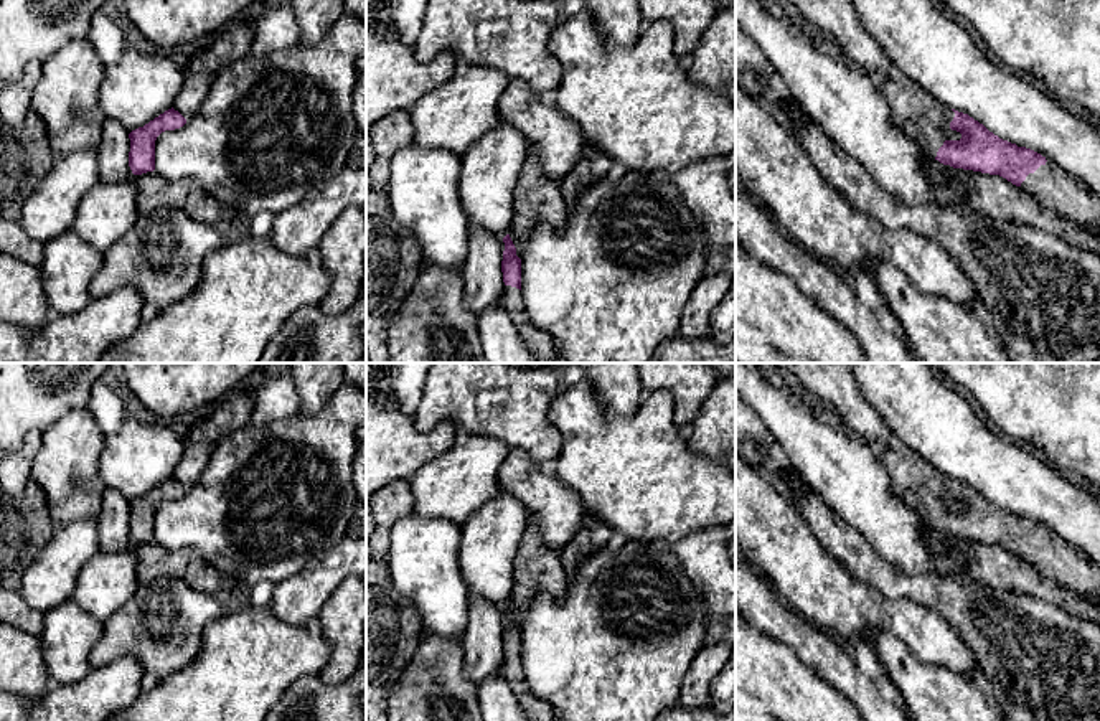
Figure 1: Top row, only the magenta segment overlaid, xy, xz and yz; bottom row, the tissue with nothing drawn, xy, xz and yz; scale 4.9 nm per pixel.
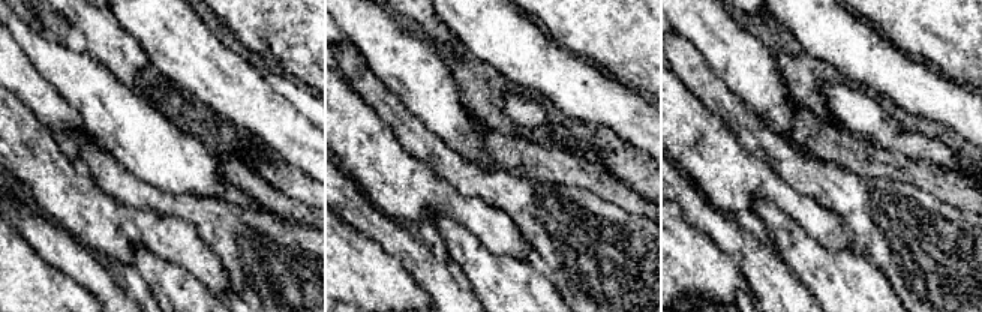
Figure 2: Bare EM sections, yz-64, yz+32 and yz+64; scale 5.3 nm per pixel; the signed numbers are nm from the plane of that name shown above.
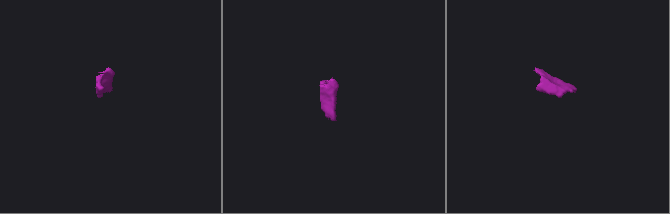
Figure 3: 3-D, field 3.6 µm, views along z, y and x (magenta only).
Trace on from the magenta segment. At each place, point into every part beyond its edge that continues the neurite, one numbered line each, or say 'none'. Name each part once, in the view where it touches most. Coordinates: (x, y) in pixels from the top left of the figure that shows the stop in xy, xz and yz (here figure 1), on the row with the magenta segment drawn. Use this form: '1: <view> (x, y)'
1: yz (914, 111)
2: yz (1051, 185)

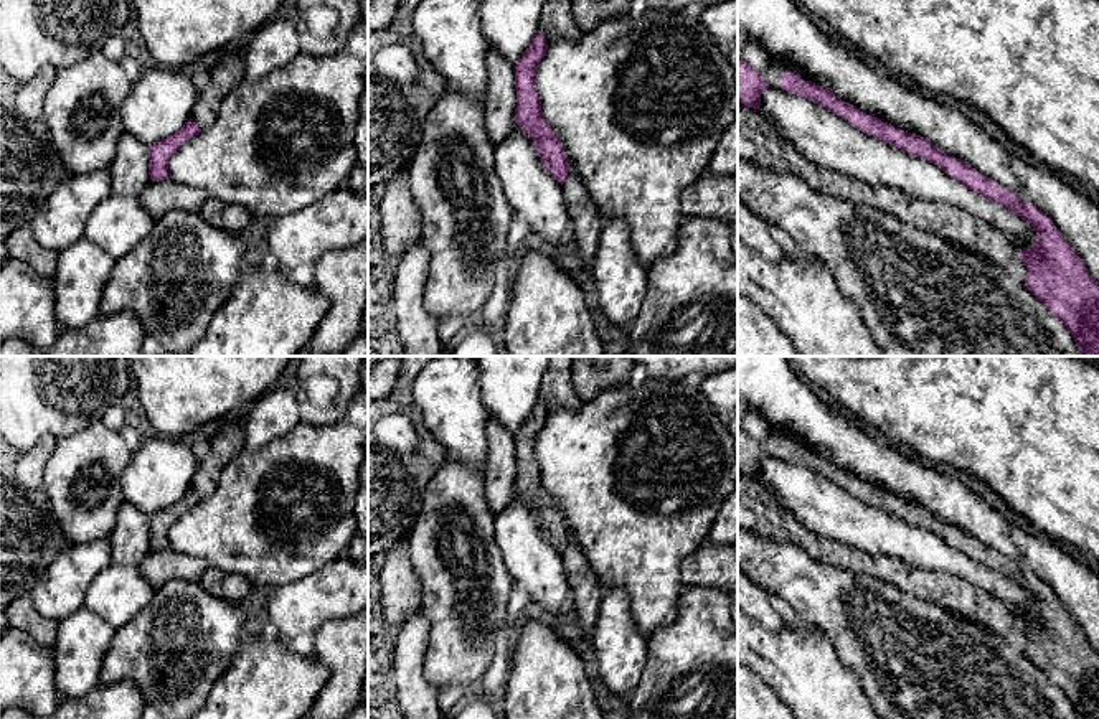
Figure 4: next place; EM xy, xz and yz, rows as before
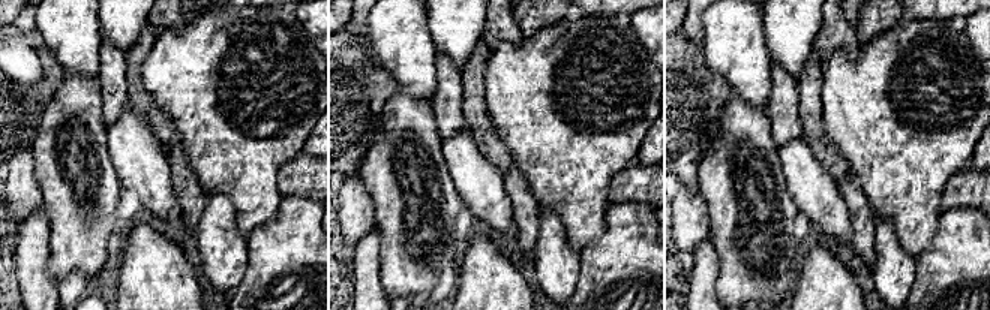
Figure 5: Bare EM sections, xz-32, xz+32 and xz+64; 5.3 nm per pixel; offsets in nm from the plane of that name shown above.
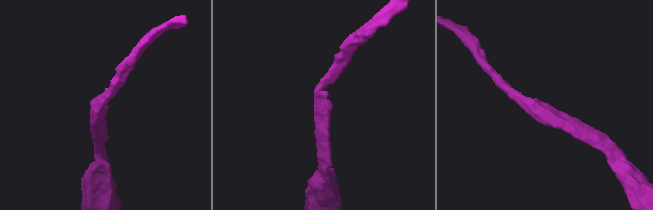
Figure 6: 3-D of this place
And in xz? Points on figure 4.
none

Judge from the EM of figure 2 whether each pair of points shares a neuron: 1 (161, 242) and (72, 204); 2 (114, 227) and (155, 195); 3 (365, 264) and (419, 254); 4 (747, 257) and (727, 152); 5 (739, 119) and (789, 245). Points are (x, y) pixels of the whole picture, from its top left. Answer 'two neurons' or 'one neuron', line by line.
1: one neuron
2: two neurons
3: two neurons
4: two neurons
5: two neurons

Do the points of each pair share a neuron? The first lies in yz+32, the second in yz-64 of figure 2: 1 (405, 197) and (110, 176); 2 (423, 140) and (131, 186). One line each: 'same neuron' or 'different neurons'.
1: different neurons
2: same neuron

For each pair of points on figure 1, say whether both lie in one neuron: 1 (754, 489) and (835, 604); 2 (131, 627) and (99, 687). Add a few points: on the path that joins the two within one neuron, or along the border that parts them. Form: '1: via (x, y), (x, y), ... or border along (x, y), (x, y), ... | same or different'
1: via (761, 517), (766, 528), (808, 576) | same
2: border along (93, 669), (132, 657), (144, 673) | different

